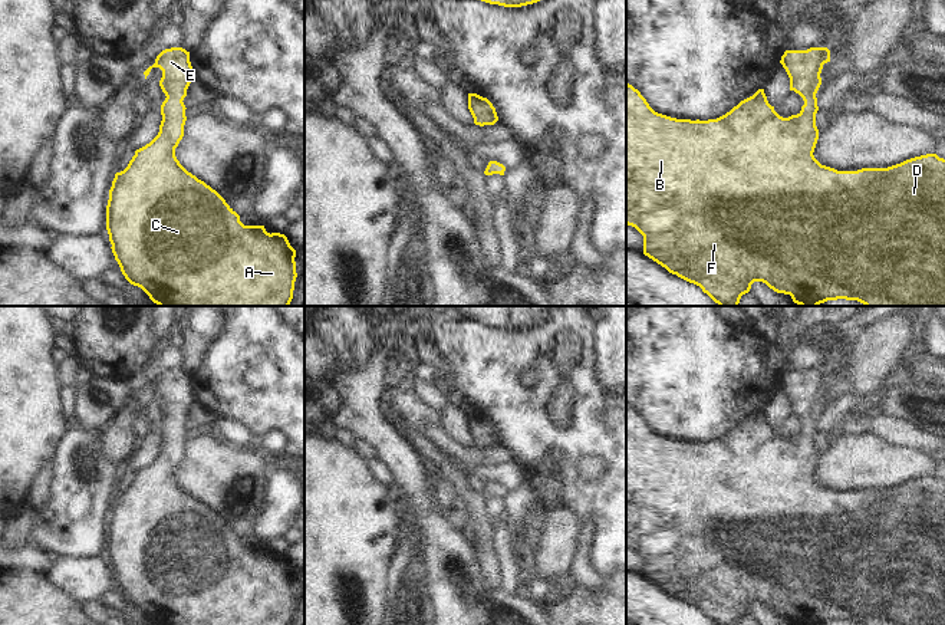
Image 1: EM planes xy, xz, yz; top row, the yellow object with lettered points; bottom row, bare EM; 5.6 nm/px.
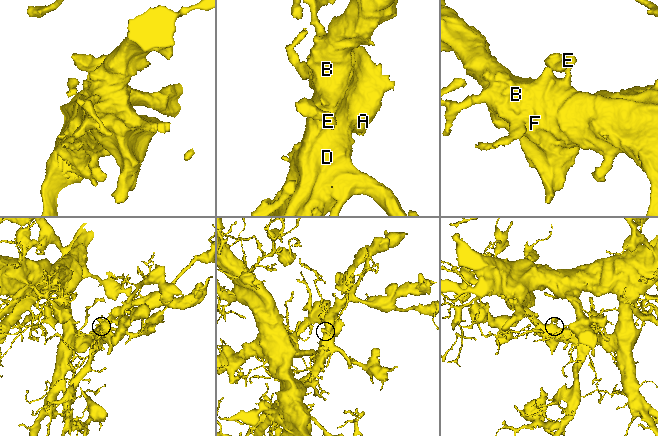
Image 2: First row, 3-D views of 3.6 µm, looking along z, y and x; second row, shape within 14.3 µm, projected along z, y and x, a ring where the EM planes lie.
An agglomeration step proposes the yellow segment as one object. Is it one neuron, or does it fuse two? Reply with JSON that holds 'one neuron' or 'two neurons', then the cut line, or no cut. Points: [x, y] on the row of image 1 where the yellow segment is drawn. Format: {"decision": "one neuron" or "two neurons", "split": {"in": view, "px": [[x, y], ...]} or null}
{"decision": "one neuron", "split": null}

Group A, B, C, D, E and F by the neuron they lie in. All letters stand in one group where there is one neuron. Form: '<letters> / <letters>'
A B C D E F

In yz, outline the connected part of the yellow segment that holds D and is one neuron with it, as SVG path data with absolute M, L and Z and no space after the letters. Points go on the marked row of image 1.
M827 47L786 50L780 63L790 78L790 91L799 93L804 105L797 115L780 116L767 101L764 89L741 101L725 115L708 121L676 119L655 112L638 89L626 82L626 224L643 236L643 254L669 273L694 283L720 306L738 306L754 282L763 282L777 293L790 295L800 306L819 306L827 300L857 300L865 306L945 306L945 159L926 154L888 168L837 171L821 165L813 155L819 129L816 93L821 85L823 65L830 62Z

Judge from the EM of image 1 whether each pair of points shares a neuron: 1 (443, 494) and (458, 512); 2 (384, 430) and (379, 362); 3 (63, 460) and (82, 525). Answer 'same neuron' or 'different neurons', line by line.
1: same neuron
2: same neuron
3: same neuron

